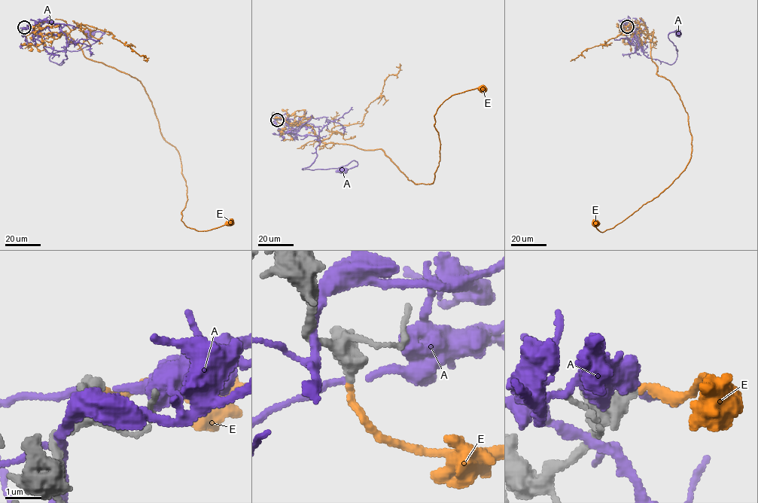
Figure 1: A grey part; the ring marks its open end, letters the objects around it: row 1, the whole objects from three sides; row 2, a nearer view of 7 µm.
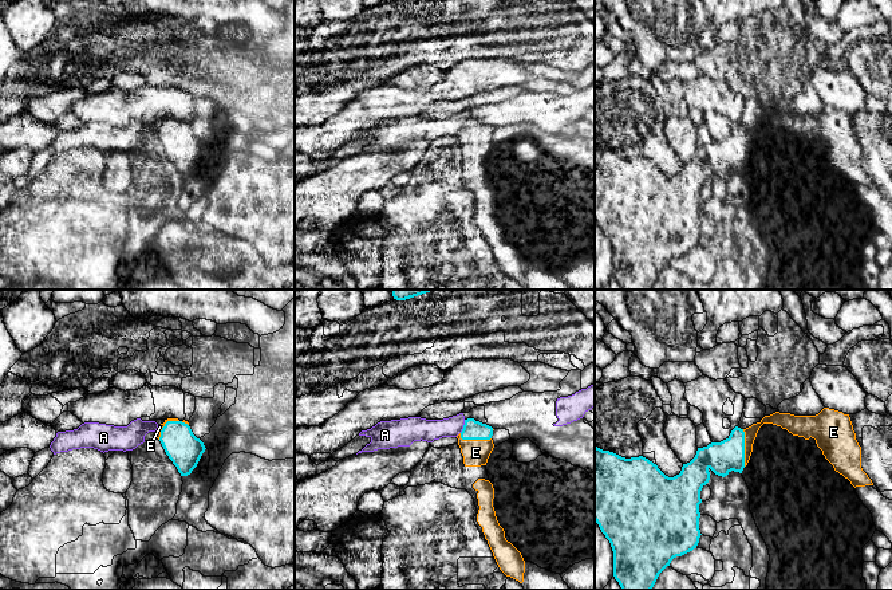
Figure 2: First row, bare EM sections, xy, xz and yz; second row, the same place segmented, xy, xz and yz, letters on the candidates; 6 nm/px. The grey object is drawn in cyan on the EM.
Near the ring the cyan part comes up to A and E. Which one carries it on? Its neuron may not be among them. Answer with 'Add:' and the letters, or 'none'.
Add: E

